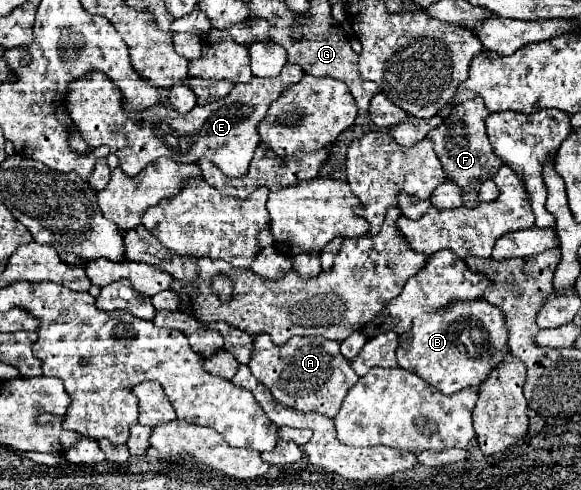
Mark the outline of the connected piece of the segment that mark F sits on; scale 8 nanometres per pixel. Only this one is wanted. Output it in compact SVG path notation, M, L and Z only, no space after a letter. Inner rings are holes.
M475 97L467 103L453 105L449 115L441 121L439 127L429 131L427 139L433 141L435 153L451 181L461 185L465 189L465 207L475 207L477 205L477 191L473 185L477 181L487 181L503 163L493 155L493 149L489 145L489 139L485 135L485 119L491 115L491 111L481 103L481 97Z

